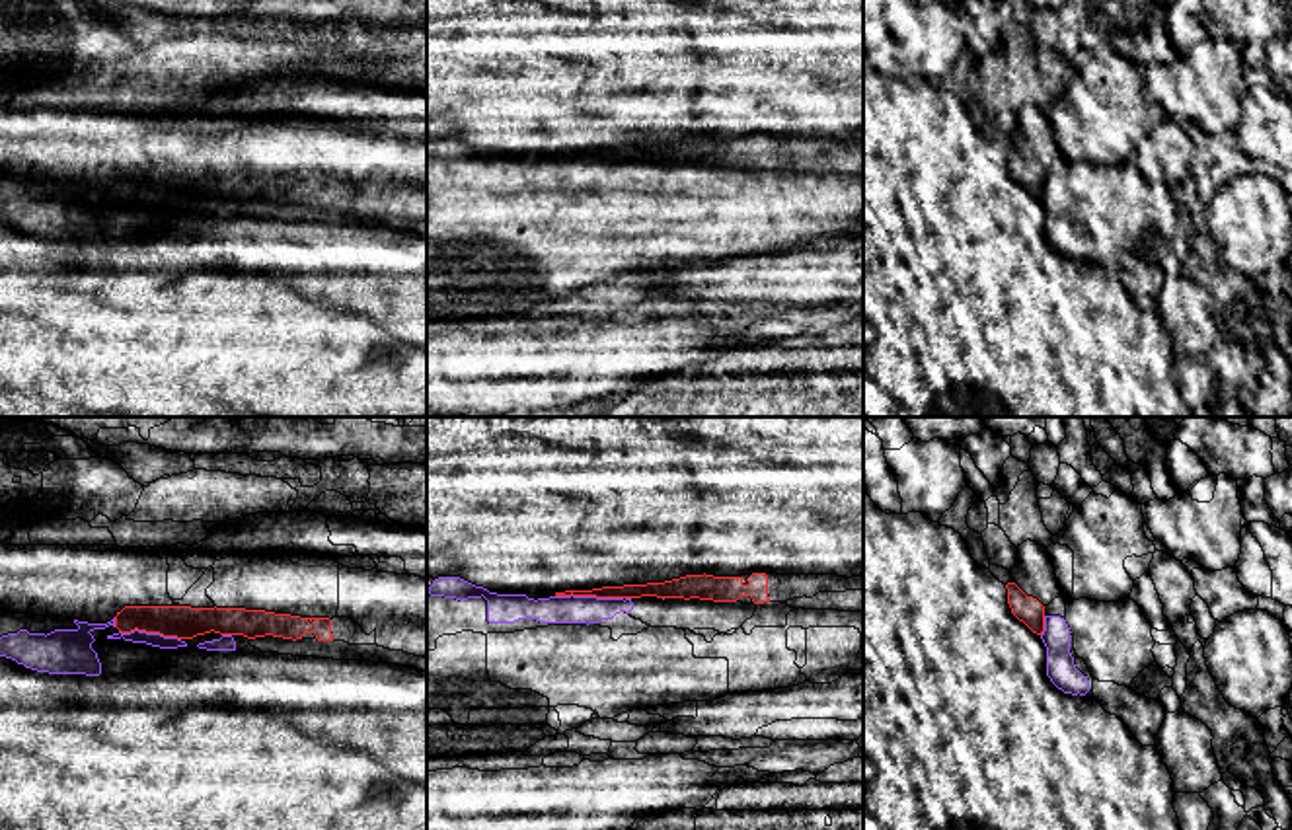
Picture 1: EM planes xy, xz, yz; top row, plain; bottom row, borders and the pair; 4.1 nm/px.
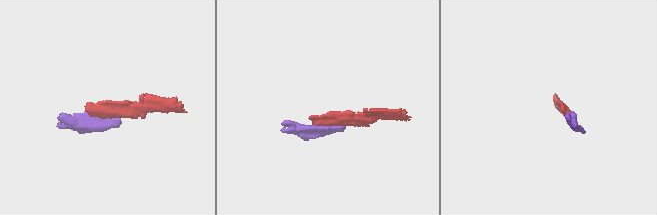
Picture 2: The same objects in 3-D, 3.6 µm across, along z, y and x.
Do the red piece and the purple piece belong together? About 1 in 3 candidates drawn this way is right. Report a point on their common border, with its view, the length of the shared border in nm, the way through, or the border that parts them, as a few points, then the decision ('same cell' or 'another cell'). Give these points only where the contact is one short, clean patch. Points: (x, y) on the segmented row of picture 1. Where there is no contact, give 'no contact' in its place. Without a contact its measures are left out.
xz (589, 595) | 280 nm | another cell

